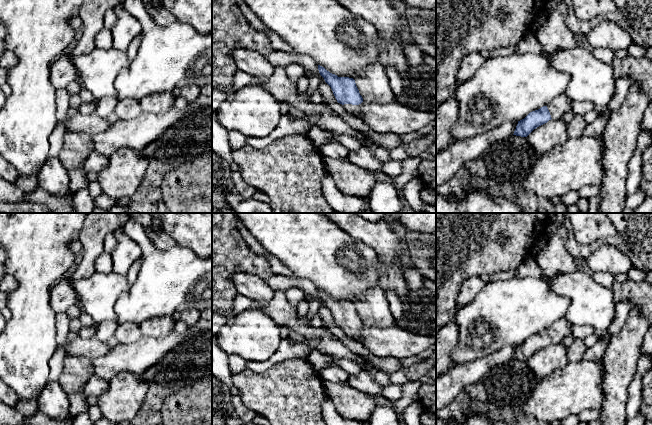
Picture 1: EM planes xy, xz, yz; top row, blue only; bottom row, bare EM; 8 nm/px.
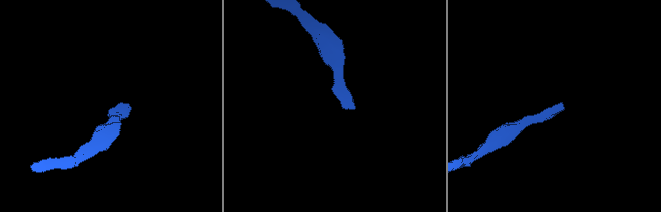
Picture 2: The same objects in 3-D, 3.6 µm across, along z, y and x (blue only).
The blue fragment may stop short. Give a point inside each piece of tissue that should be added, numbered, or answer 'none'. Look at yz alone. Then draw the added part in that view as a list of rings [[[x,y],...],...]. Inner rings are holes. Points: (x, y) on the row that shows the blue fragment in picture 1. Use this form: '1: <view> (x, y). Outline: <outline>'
1: yz (560, 105). Outline: [[[565,95],[554,98],[548,105],[547,108],[550,112],[552,119],[561,119],[562,116],[571,111],[572,101]]]

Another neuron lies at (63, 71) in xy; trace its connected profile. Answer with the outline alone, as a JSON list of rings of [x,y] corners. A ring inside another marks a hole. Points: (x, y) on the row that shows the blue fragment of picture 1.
[[[60,55],[51,65],[50,81],[55,89],[66,88],[75,81],[77,70],[69,55]]]

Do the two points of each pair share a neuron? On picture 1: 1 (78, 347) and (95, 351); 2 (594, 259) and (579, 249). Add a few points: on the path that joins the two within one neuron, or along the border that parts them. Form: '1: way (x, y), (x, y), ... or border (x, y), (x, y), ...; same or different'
1: way (82, 347), (91, 348); same
2: border (601, 242), (585, 258); different

